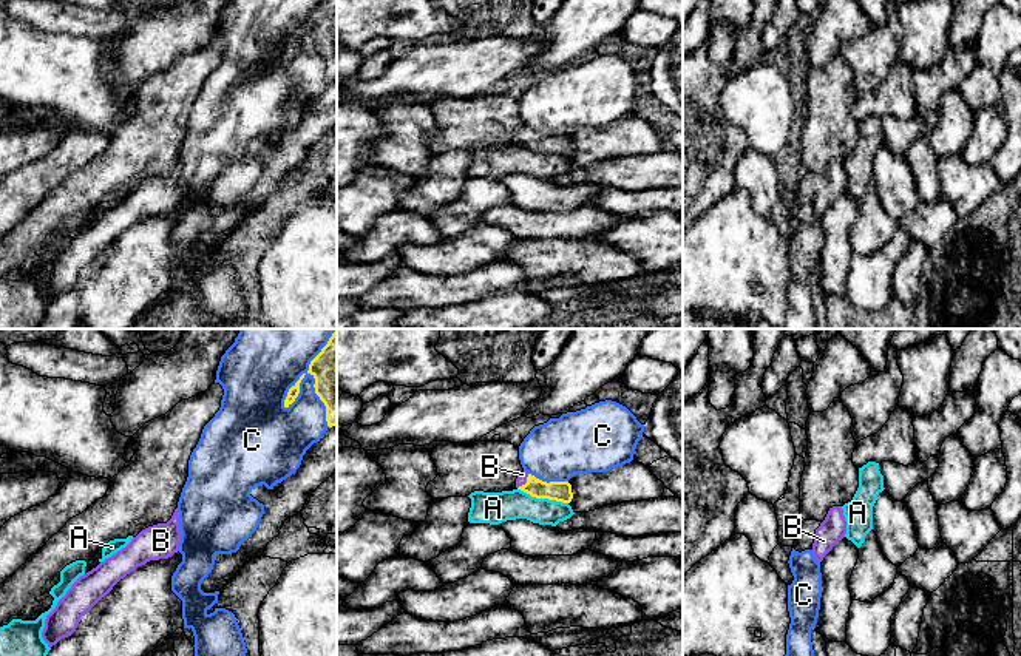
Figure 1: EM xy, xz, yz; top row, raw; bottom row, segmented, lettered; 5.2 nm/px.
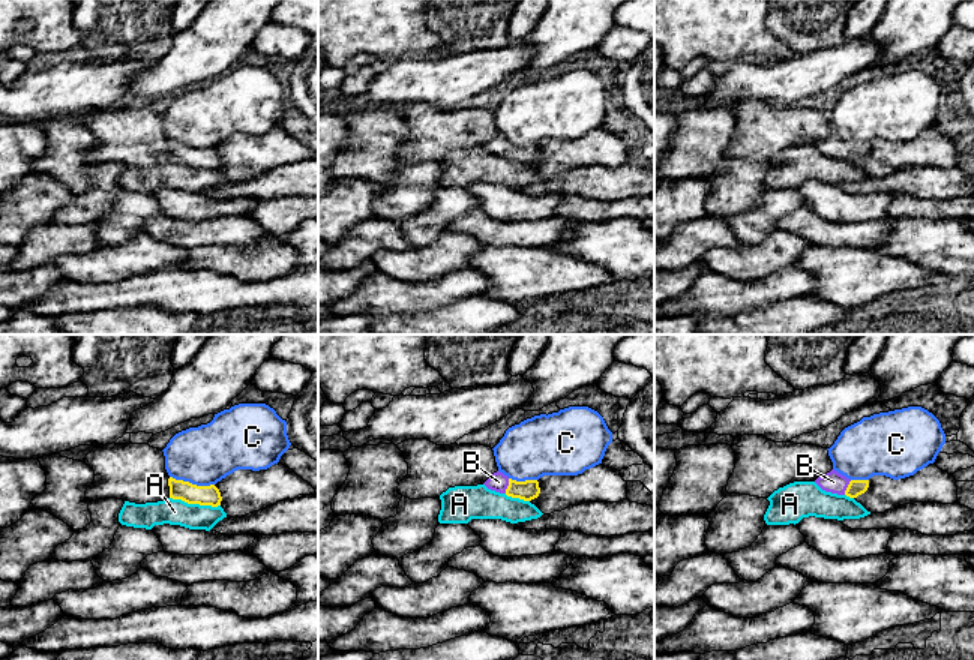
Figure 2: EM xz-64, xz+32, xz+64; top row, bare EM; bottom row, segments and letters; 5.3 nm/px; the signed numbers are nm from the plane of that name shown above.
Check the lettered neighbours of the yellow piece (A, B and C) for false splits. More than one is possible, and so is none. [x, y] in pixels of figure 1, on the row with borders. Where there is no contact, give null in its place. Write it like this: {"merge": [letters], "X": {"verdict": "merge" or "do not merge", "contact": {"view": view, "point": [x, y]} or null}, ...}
{"merge": ["B"], "A": {"verdict": "do not merge", "contact": {"view": "xz", "point": [542, 497]}}, "B": {"verdict": "merge", "contact": {"view": "xz", "point": [527, 482]}}, "C": {"verdict": "do not merge", "contact": {"view": "xy", "point": [314, 377]}}}

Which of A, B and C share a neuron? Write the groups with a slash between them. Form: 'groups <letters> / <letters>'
groups A / B / C

